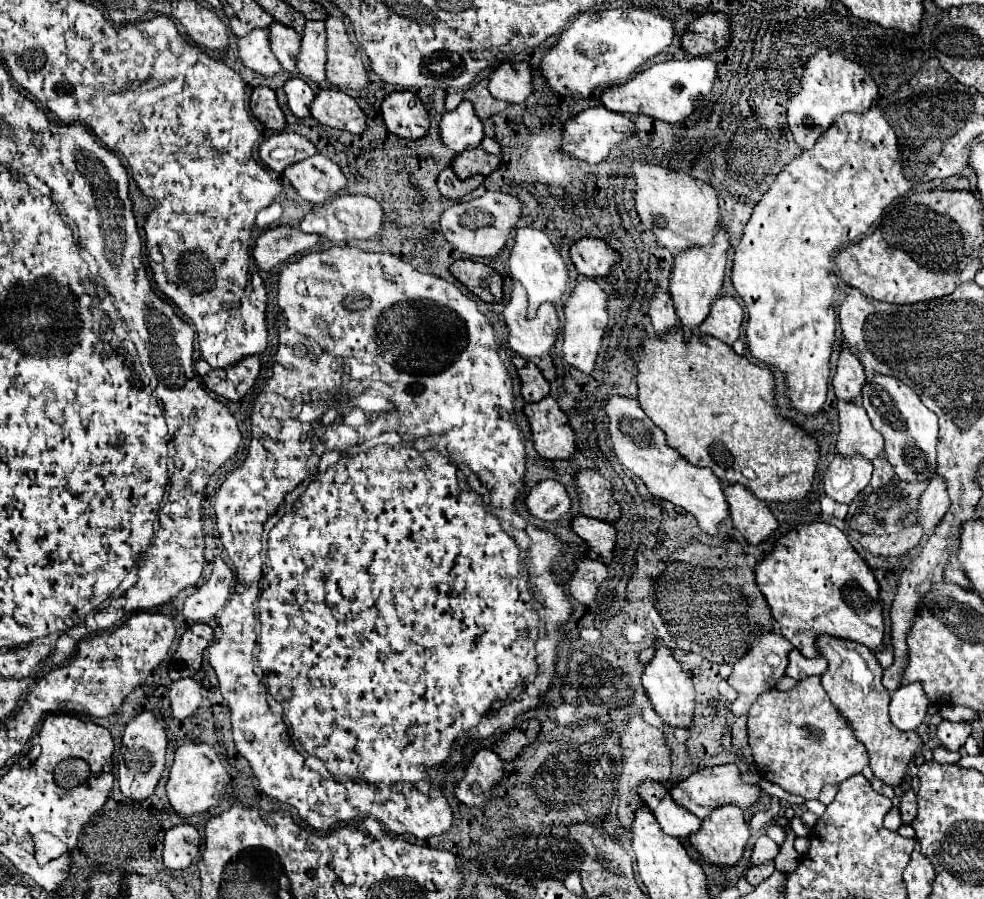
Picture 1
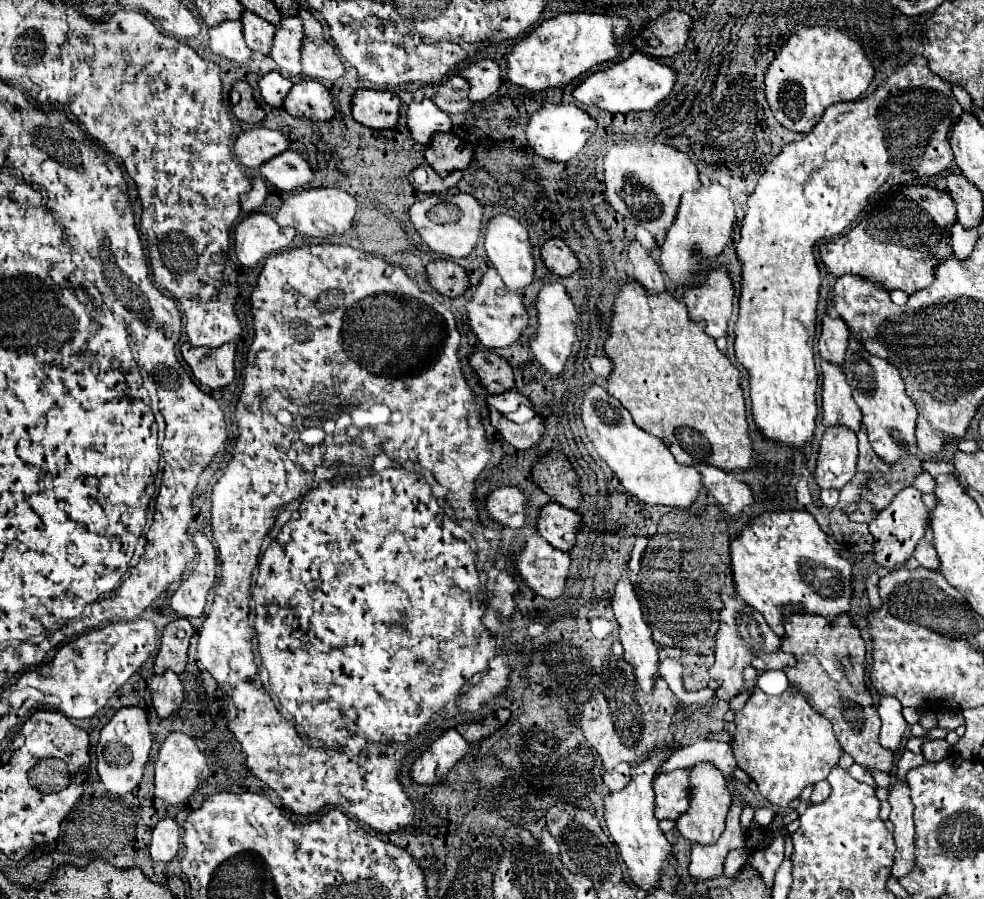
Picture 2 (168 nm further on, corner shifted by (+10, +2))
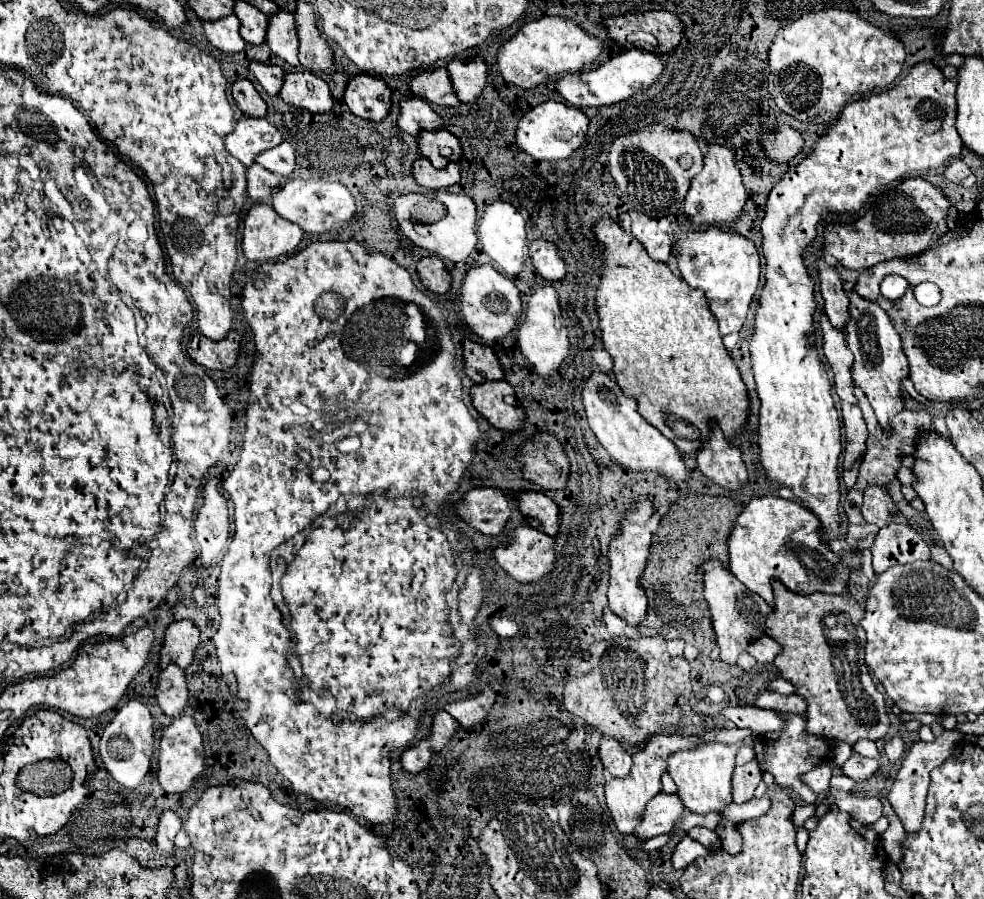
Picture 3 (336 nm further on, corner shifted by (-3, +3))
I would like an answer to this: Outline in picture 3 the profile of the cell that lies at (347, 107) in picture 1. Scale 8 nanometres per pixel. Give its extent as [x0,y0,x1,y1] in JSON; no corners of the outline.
[280,72,334,112]

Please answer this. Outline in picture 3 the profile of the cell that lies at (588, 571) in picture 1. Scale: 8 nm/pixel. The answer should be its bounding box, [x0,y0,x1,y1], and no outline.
[494,526,552,582]

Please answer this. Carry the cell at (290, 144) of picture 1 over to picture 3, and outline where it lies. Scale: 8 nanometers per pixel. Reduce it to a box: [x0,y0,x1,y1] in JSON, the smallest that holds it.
[224,116,282,166]

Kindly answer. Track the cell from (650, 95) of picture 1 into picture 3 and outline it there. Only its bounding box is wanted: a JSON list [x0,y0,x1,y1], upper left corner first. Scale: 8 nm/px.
[554,48,662,108]

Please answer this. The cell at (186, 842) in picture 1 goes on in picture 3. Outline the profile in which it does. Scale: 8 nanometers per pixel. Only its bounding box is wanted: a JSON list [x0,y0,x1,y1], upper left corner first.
[154,810,182,854]

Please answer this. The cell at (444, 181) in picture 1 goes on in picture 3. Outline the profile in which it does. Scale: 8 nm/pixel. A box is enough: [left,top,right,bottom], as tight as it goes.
[412,158,460,190]

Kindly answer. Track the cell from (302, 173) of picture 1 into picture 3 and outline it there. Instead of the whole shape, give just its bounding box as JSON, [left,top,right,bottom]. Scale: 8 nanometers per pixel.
[256,142,296,176]

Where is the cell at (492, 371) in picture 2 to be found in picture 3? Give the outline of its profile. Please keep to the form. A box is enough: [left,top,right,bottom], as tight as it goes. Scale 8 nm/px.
[462,340,504,384]

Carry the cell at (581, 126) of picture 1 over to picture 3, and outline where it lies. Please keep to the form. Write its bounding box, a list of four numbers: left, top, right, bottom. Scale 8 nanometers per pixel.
[514,102,588,160]

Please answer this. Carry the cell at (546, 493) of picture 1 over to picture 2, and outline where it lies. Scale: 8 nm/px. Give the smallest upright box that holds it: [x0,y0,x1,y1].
[487,487,527,527]

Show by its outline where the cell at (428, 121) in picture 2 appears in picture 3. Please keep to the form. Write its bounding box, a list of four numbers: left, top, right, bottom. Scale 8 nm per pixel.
[396,98,440,136]

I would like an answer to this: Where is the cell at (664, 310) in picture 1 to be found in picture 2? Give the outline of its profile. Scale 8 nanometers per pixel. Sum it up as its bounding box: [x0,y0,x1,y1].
[629,241,665,295]

